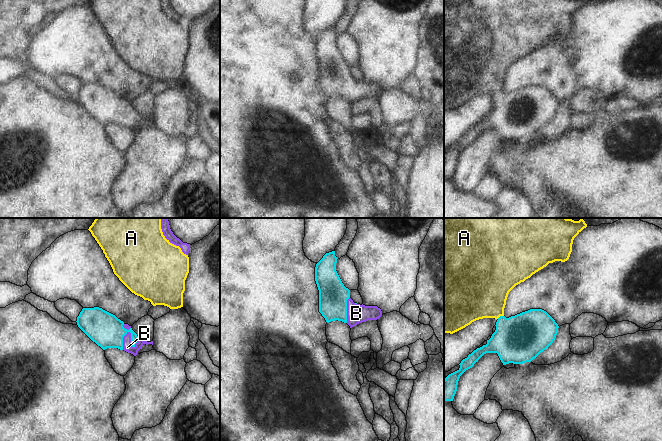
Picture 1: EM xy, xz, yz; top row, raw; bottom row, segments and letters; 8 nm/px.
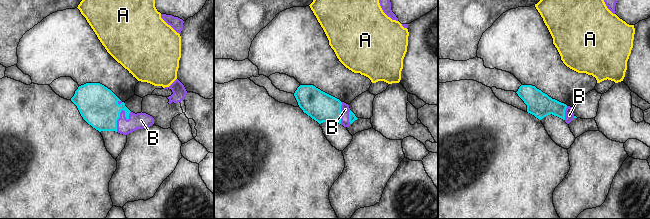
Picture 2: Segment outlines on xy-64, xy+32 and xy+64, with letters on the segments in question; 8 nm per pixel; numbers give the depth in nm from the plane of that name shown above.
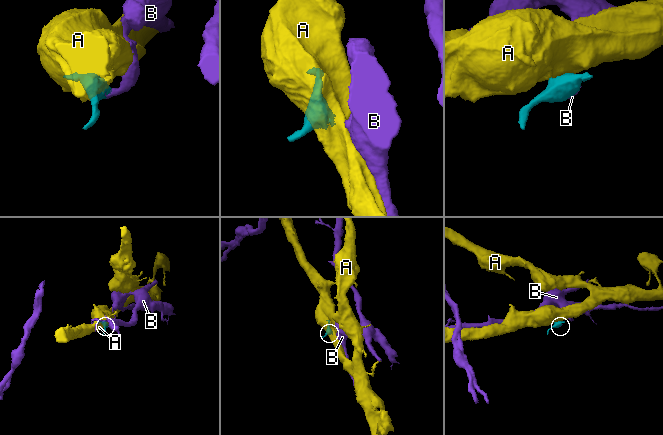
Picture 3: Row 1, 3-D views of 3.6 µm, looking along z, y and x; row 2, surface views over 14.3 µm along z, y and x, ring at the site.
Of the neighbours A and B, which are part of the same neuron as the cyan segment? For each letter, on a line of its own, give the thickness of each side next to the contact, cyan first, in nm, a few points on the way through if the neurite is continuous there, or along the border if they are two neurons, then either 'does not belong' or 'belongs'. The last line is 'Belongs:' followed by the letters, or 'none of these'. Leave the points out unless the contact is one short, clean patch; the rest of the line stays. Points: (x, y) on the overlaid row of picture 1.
A: 380/420 nm | along yz (503, 315), (497, 318) | does not belong
B: 280/70 nm | across xy (105, 329), (131, 336), (127, 340), (127, 347) | belongs
Belongs: B

